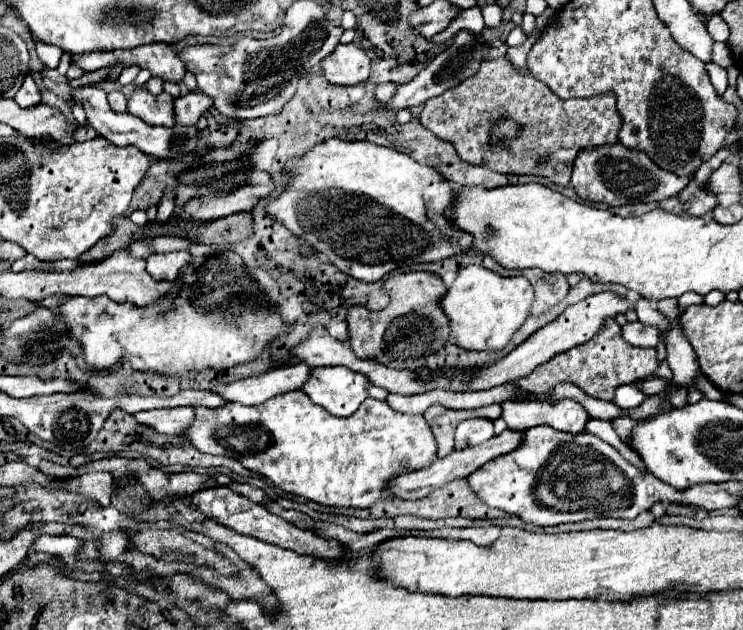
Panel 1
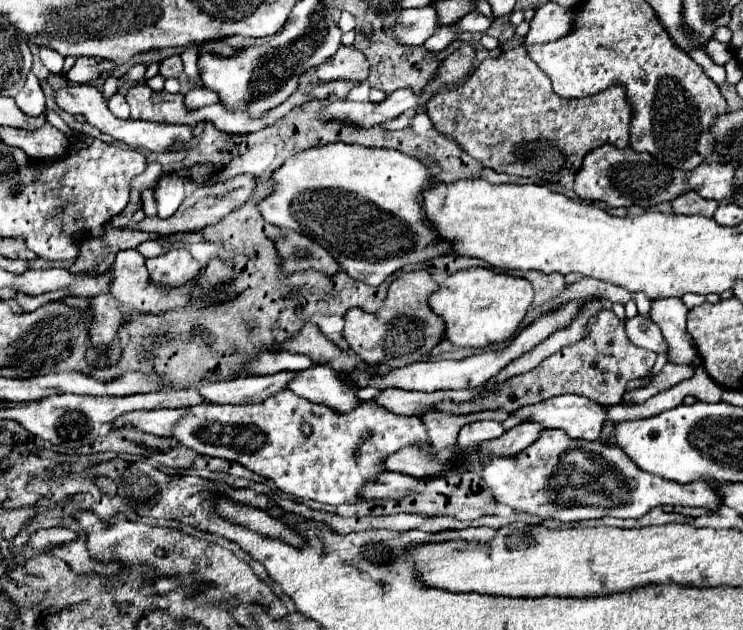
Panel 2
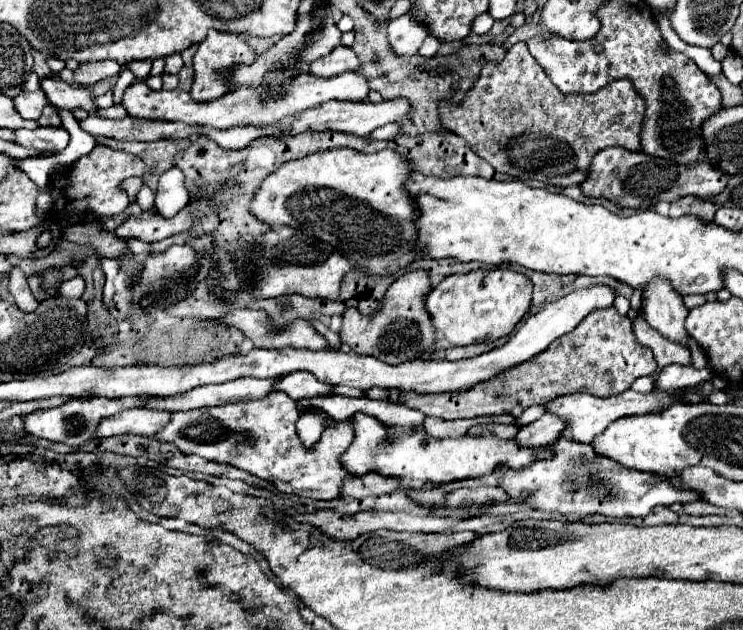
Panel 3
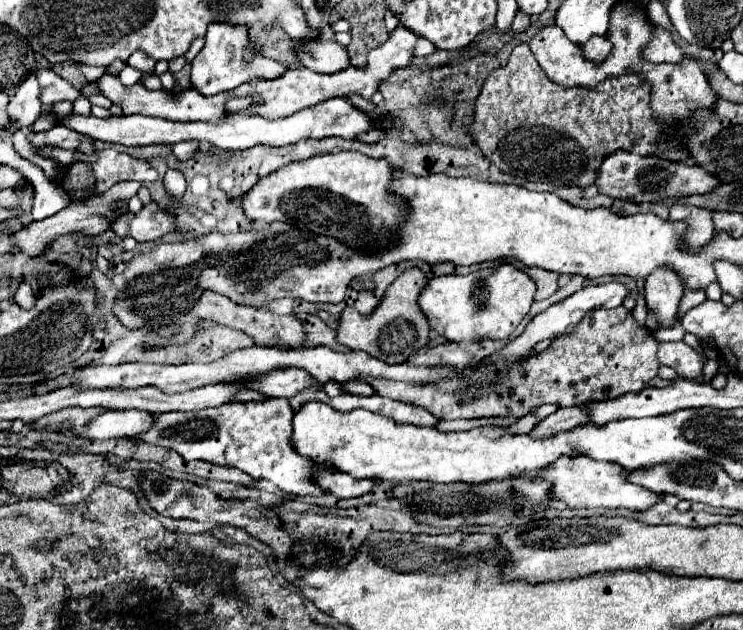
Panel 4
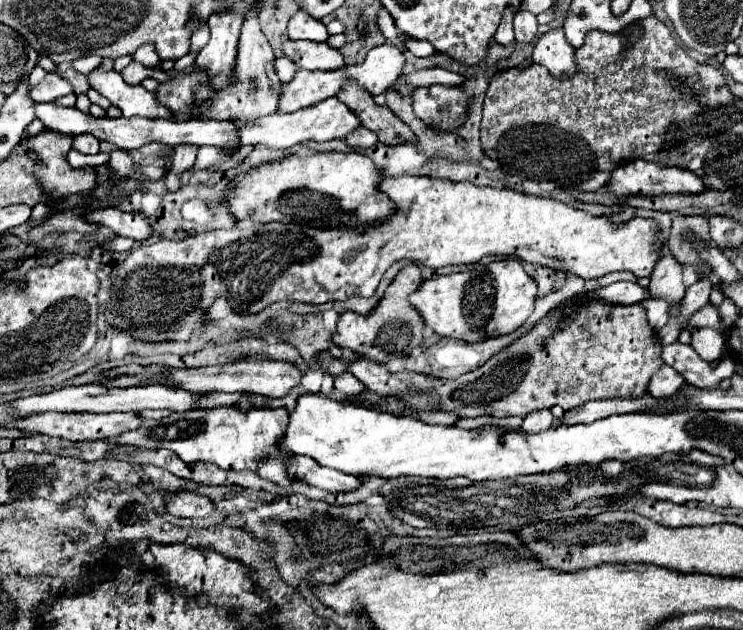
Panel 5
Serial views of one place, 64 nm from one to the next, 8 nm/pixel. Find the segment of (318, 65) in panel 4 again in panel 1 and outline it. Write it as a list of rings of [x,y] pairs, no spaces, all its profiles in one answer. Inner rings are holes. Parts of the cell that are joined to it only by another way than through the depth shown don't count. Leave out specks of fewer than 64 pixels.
[[[338,44],[336,52],[324,58],[322,74],[332,84],[360,84],[368,80],[370,60],[366,52],[360,50],[356,44]]]

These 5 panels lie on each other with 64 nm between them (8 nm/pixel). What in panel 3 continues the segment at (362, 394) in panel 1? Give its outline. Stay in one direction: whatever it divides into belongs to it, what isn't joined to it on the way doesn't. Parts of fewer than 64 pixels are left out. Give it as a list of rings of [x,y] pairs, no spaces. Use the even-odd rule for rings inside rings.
[[[290,372],[278,376],[272,390],[284,392],[294,400],[312,398],[312,396],[334,396],[334,386],[320,384],[314,376],[308,376],[308,372]]]

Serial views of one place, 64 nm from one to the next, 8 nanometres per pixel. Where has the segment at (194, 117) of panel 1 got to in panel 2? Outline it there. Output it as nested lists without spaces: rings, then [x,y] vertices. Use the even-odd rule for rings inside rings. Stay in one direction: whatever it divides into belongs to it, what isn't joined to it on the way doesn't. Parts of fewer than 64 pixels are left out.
[[[196,84],[188,94],[186,94],[186,104],[188,104],[188,108],[202,108],[202,106],[208,106],[208,104],[214,104],[214,102],[218,102],[220,98],[218,98],[218,94],[216,92],[212,92],[210,88],[206,88],[206,86],[202,86],[202,84]]]

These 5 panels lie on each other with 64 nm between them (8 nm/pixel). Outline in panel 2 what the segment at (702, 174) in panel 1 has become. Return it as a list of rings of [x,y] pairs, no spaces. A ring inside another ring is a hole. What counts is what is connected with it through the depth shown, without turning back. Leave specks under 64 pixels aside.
[[[686,192],[684,196],[672,200],[670,206],[672,206],[672,214],[704,214],[710,218],[716,212],[718,202],[706,200],[696,192]]]

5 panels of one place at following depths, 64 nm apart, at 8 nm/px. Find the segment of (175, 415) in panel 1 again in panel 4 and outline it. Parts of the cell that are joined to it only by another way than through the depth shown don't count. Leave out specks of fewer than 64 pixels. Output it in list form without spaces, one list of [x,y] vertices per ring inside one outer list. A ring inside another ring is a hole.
[[[124,410],[124,412],[104,412],[88,422],[86,432],[80,434],[82,438],[130,438],[136,432],[146,432],[152,426],[152,420],[156,420],[150,412],[136,412],[136,410]]]

